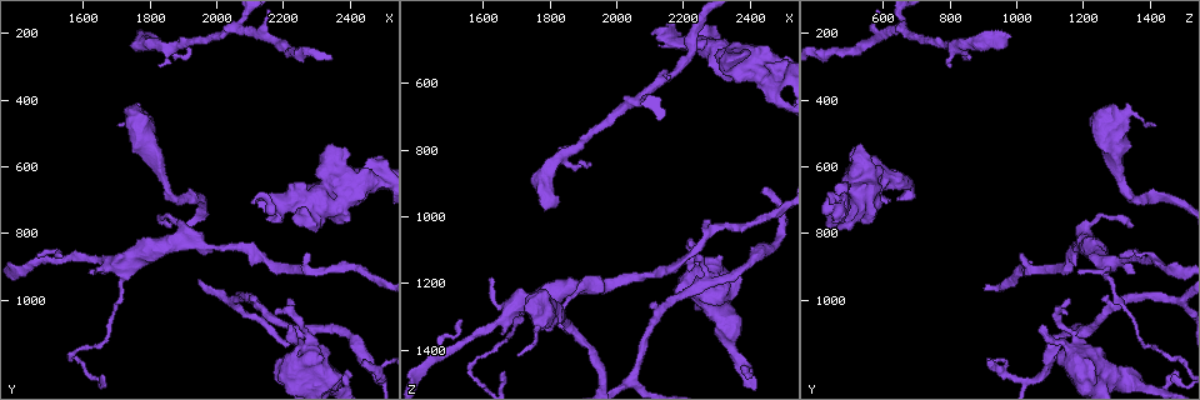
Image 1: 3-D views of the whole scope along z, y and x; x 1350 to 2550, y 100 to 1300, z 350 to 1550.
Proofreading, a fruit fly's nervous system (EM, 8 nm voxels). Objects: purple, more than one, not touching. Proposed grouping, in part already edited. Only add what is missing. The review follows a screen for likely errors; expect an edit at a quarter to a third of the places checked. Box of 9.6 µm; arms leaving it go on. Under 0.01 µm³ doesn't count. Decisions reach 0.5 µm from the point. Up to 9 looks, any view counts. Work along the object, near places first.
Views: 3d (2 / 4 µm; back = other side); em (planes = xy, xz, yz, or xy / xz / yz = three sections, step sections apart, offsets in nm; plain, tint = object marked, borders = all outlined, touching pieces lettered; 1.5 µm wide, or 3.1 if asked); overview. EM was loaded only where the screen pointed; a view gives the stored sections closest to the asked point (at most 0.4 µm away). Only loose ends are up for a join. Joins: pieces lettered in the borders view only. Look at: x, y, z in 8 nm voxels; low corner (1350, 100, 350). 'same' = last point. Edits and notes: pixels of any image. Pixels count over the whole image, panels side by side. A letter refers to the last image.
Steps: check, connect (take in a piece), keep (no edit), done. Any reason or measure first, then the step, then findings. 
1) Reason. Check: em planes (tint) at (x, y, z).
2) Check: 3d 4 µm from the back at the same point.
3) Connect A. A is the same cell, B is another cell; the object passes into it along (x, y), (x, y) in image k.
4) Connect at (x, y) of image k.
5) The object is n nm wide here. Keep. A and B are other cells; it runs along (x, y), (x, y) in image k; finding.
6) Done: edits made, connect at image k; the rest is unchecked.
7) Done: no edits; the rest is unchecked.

Check: em xy step 8 (borders) at (2450, 1190, 910).

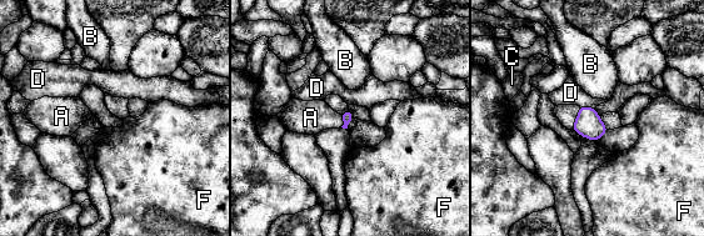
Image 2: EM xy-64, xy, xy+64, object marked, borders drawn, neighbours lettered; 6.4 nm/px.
Connect A. A is the same cell, B, C, D and F are other cells; the object passes into it along (346, 116), (343, 120), (310, 118) in image 2; it goes on there.

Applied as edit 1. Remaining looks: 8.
Redraw. Check: overview.

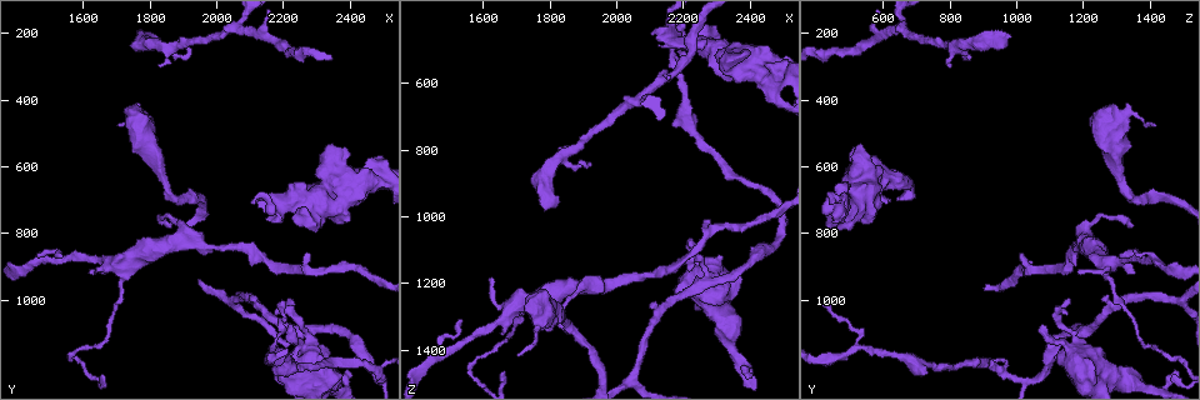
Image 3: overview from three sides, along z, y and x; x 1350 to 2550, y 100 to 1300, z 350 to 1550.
Free end. Check: 3d 2 µm at (1860, 780, 1350).

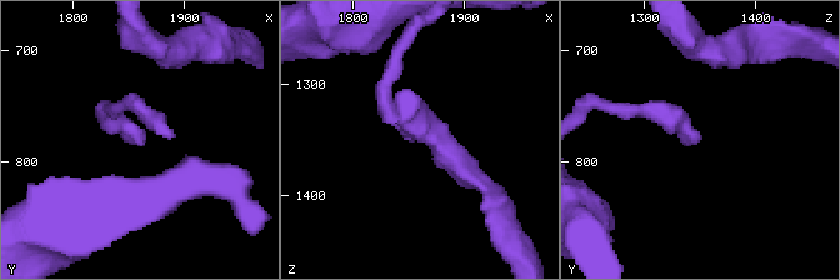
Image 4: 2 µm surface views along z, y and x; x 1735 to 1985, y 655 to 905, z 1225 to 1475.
Check: em yz step 4 (tint) at (1862, 782, 1344).

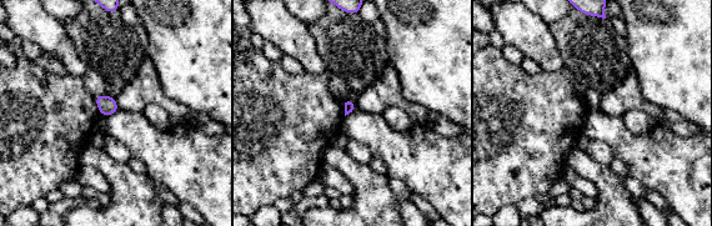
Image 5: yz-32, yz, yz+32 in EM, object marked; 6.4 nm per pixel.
What lies round it. Check: em yz step 4 (borders) at the same point.

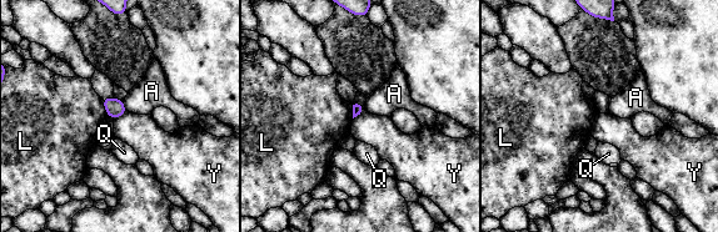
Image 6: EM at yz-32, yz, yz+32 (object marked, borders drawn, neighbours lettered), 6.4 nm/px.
The object is 80 nm wide here. Keep. A, L, Q and Y are other cells; a border runs along (126, 110), (114, 120) in image 6; none of them fits.

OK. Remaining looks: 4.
Branch stops here. Check: 3d 4 µm from the back at (1610, 920, 1190).

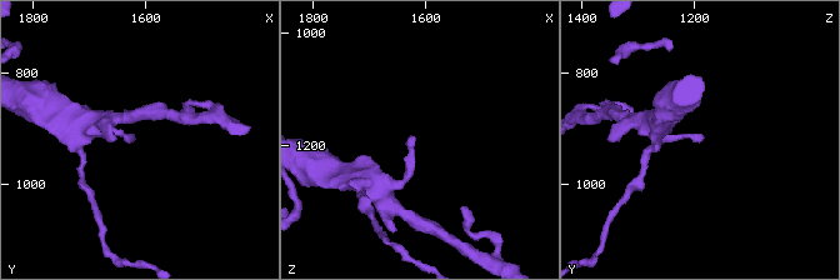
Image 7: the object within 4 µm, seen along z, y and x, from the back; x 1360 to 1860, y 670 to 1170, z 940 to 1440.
Check: em planes (borders) at (1615, 915, 1185).

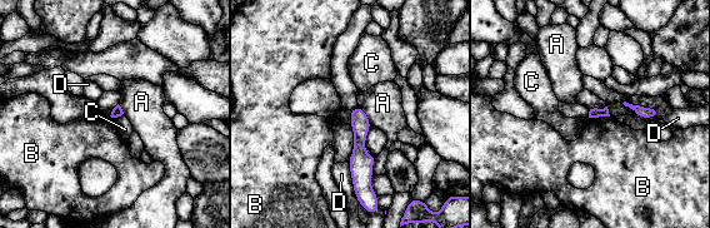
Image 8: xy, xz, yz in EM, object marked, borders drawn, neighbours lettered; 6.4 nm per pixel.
Keep. A, B, C and D are other cells; a border runs along (609, 115), (589, 118) in image 8; none of them fits.

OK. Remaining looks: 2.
Done: edits made, connect at image 2; the rest is unchecked.

